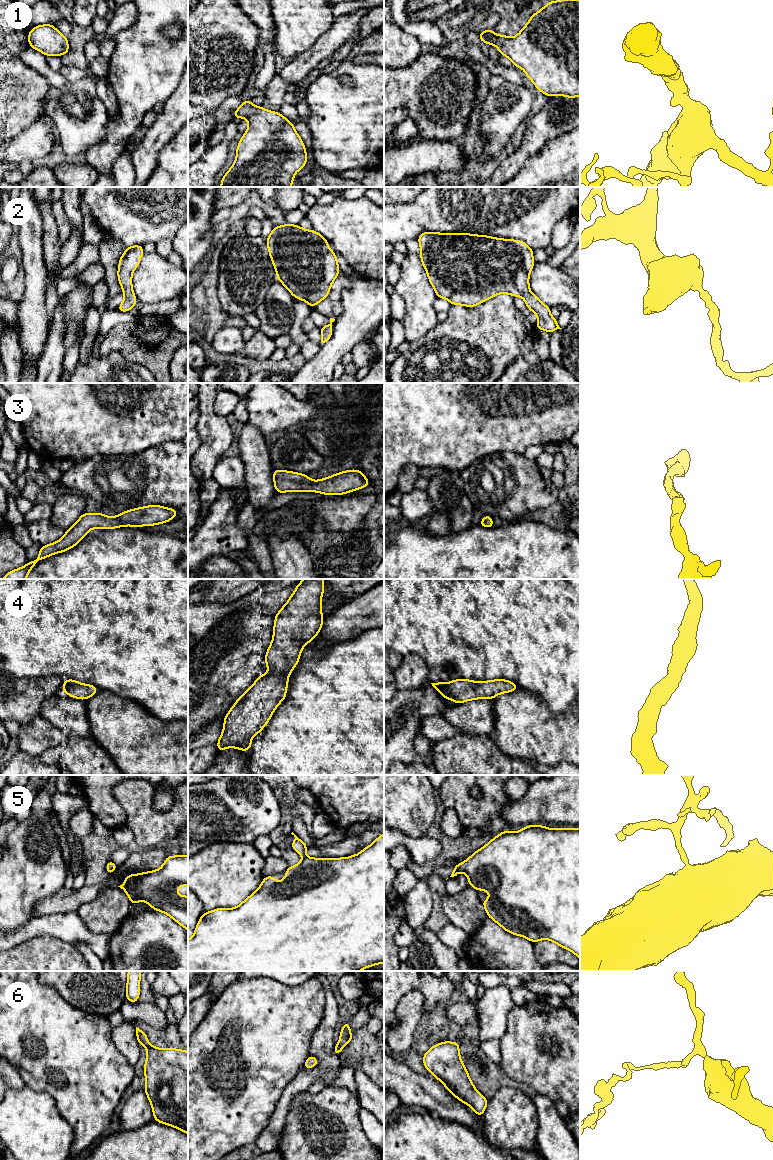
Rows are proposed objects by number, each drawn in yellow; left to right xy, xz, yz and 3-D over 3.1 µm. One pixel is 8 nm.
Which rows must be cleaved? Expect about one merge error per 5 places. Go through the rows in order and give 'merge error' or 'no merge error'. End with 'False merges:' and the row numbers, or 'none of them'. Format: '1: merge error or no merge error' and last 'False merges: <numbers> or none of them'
1: no merge error
2: no merge error
3: no merge error
4: no merge error
5: no merge error
6: no merge error
False merges: none of them

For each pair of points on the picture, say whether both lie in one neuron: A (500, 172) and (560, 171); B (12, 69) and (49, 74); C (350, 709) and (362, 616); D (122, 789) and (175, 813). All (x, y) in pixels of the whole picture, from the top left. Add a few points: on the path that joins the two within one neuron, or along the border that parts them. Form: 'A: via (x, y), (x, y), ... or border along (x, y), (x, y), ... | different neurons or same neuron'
A: border along (534, 155), (513, 176) | different neurons
B: border along (19, 58), (39, 72), (50, 86) | different neurons
C: border along (373, 628), (364, 630), (352, 639), (338, 642) | different neurons
D: via (135, 802), (150, 817), (162, 817) | same neuron

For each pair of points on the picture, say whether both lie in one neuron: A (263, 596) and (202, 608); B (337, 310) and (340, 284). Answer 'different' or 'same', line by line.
A: same
B: same

